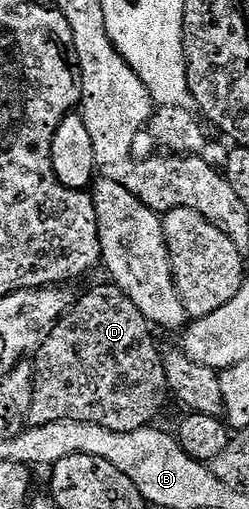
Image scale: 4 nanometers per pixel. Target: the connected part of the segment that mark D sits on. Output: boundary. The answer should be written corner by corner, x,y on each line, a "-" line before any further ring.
114,284
97,286
78,297
56,323
48,329
35,354
31,408
27,419
31,426
59,420
77,420
97,424
115,432
131,432
150,425
162,413
157,390
168,391
162,351
157,351
151,323

